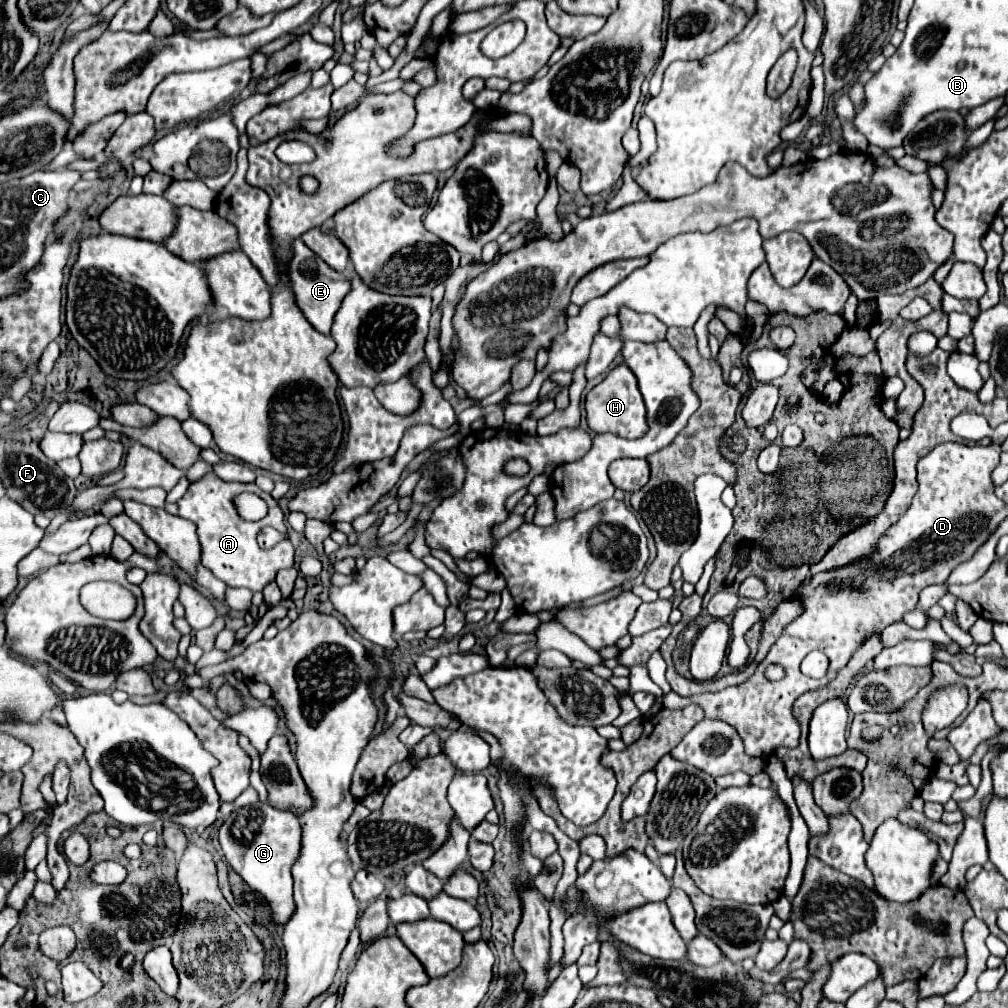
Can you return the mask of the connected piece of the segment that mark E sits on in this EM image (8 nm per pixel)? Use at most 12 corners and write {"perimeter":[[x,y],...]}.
{"perimeter":[[301,240],[287,276],[295,302],[329,334],[351,280]]}

